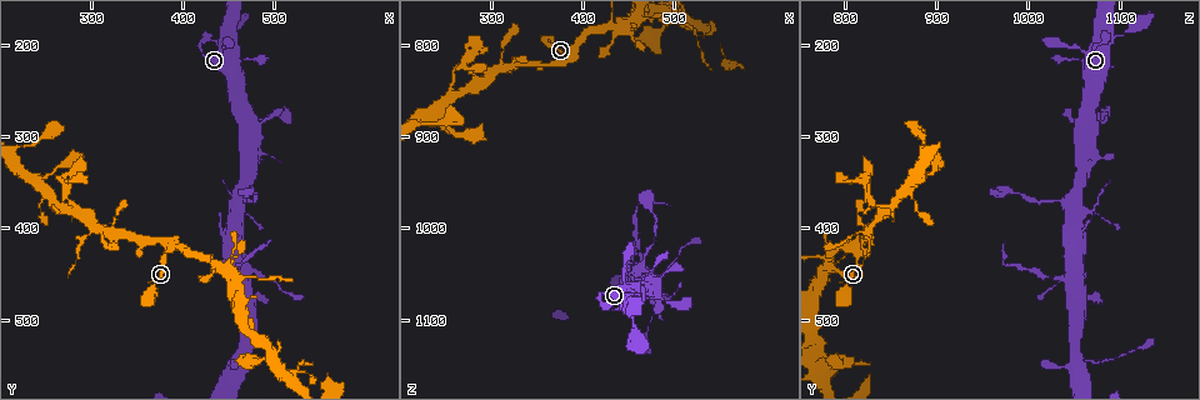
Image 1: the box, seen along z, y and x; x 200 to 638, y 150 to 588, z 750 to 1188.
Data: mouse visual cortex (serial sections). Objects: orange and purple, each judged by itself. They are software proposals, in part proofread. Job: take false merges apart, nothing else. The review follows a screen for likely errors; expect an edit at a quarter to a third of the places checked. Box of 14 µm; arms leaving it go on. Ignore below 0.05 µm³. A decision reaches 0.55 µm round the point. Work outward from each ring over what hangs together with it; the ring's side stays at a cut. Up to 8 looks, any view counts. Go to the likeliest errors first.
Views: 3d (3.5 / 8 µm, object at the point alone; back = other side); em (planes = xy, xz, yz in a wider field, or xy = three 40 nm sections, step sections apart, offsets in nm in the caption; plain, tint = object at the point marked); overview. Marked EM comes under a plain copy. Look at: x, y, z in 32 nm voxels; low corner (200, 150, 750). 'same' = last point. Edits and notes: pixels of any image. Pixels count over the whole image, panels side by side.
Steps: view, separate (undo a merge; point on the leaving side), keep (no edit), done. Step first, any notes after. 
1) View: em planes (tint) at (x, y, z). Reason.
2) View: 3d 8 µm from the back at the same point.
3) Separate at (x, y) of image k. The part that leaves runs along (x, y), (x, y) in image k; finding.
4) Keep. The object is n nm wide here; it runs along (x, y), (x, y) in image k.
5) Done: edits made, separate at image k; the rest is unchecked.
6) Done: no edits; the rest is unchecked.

View: 3d 3.5 µm at (380, 420, 815). Three-way junction.

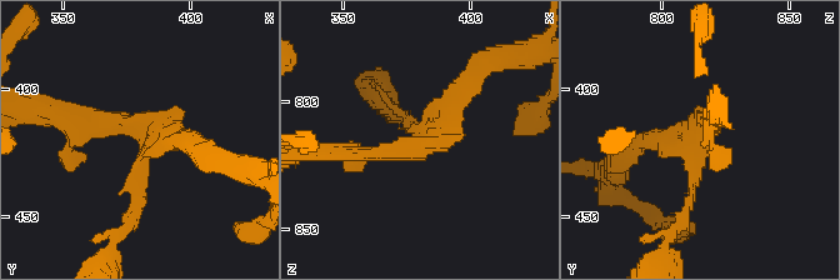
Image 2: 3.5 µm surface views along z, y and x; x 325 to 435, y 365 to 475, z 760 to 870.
View: em xy step 5 (tint) at (383, 420, 814). 3 arms meet here; the arms are 150, 250, 250 nm wide.

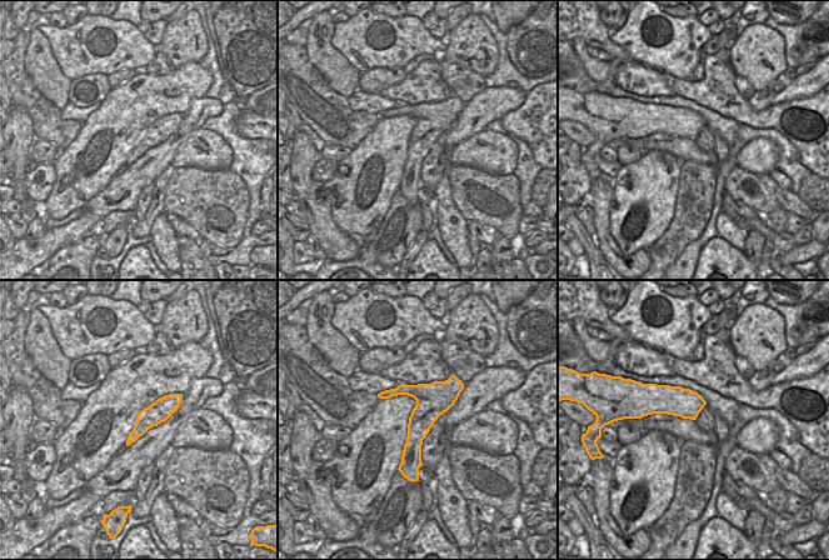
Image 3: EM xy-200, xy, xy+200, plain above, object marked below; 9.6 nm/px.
Keep. It runs along (130, 218), (149, 141), (191, 145) in image 2; one cell here.

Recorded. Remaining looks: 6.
View: 3d 3.5 µm at (460, 455, 1025). A narrow waist.

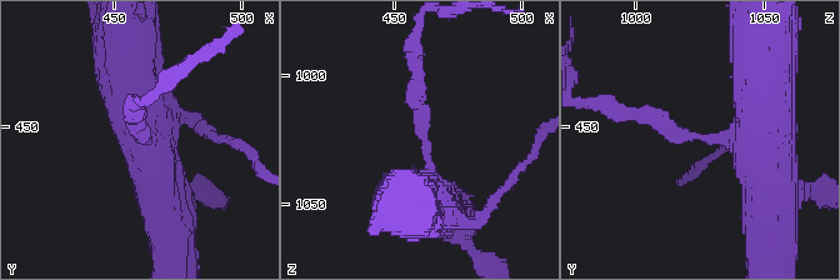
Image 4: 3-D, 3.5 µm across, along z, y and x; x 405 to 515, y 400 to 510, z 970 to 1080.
View: em xy step 1 (tint) at (461, 453, 1023). The arms are 200, 600 nm wide; need the tissue.

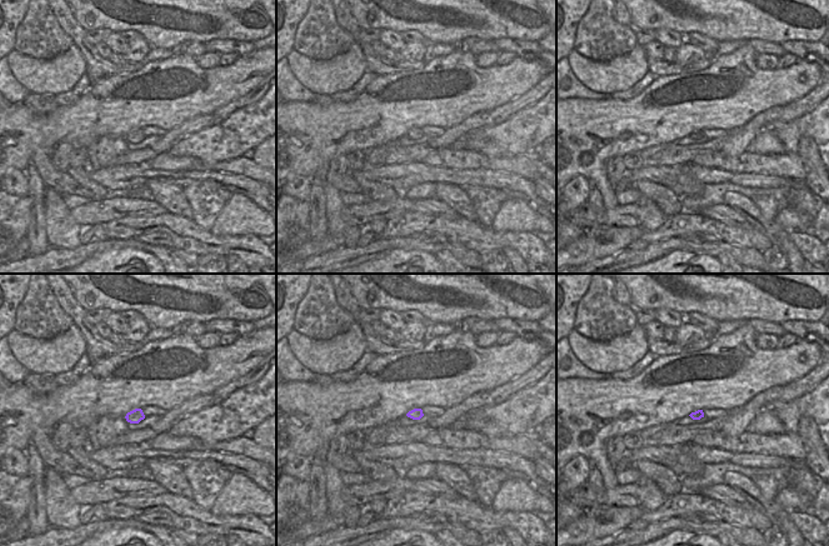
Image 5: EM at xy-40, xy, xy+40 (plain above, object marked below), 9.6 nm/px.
Separate at (414, 104) of image 4. The object is 120 nm wide here; the part that leaves runs along (424, 138), (413, 58), (416, 33) in image 4; a second cell is stuck on.

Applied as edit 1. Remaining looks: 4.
View: 3d 8 µm at (315, 405, 825). A fork.

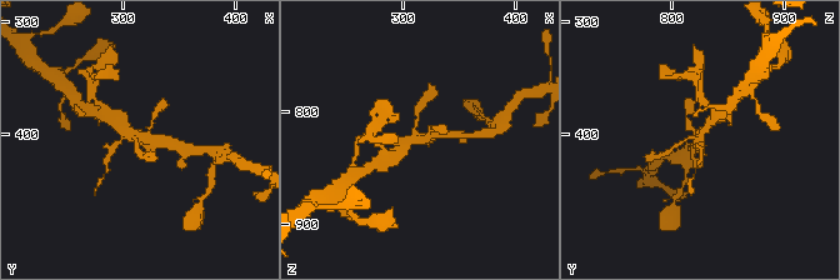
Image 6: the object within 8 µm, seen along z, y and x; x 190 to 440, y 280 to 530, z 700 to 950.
View: em planes (tint) at (316, 402, 824). Now the EM.

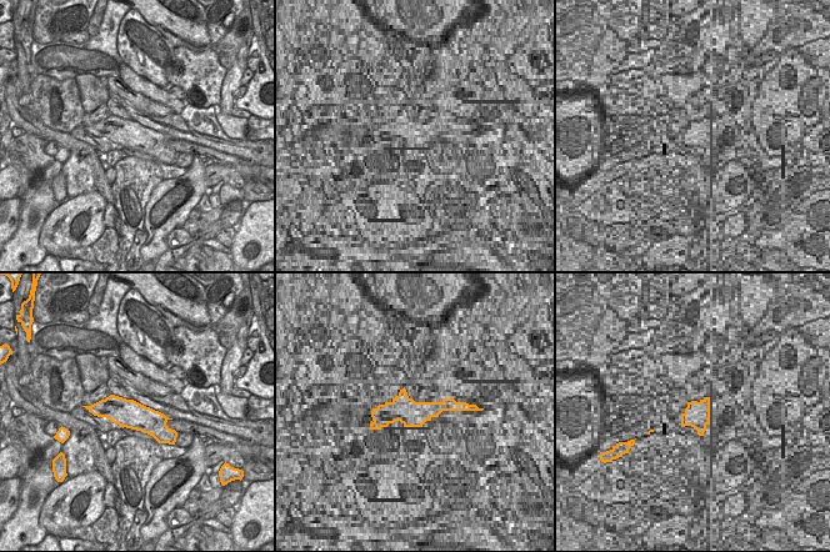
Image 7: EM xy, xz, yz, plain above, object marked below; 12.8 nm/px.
Keep. It runs along (95, 409), (116, 409), (169, 432) in image 7; all the same cell.

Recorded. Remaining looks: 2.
View: 3d 3.5 µm at (275, 370, 825). A fork.

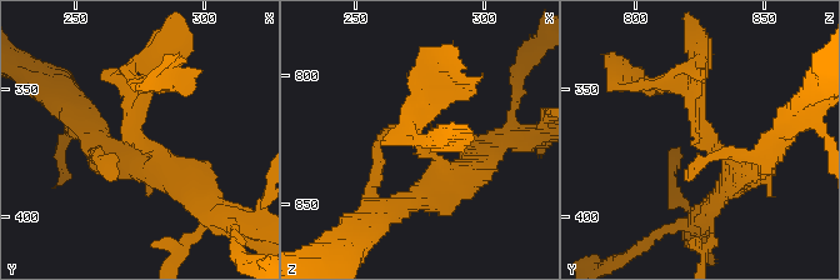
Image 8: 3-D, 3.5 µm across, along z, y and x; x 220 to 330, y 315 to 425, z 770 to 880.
View: em xy step 2 (tint) at (274, 365, 825). Need the tissue.

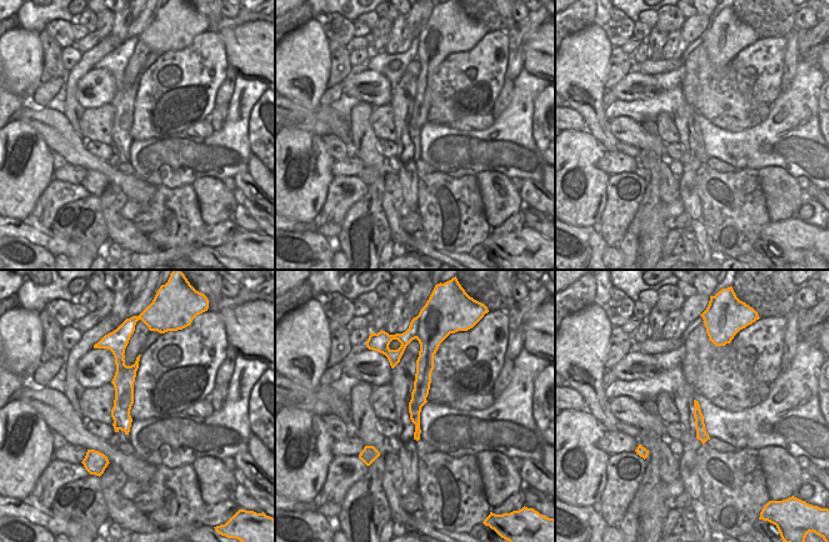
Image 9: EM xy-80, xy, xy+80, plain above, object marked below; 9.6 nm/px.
Separate at (125, 125) of image 8. The part that leaves runs along (153, 146), (130, 120), (138, 85) in image 8; two cells meet here.

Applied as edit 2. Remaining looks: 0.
Done: edits made, separate at image 4, separate at image 8; the rest is unchecked.

